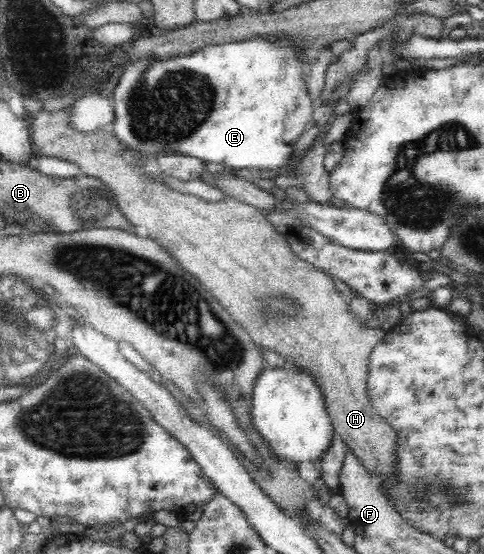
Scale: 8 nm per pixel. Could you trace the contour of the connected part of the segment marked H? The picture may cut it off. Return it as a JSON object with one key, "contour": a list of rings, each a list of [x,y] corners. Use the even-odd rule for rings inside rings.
{"contour":[[[69,107],[62,110],[55,111],[43,111],[40,110],[36,114],[31,114],[30,118],[30,129],[31,129],[31,140],[34,146],[34,150],[38,155],[43,156],[54,156],[55,158],[60,158],[61,160],[68,160],[69,162],[74,162],[79,168],[80,172],[86,174],[86,176],[93,176],[93,178],[99,178],[107,188],[113,192],[115,200],[119,210],[123,213],[123,217],[127,221],[135,226],[141,226],[147,228],[147,234],[150,239],[156,240],[157,244],[161,245],[161,249],[165,249],[165,252],[173,257],[173,260],[177,261],[181,265],[181,269],[187,270],[189,274],[197,277],[197,280],[201,282],[209,290],[209,293],[213,295],[215,300],[221,304],[221,307],[225,309],[237,323],[242,325],[244,329],[249,333],[251,340],[263,349],[269,349],[269,351],[274,352],[278,356],[281,356],[285,363],[289,366],[295,366],[302,370],[302,373],[311,375],[311,378],[315,379],[317,383],[317,388],[321,389],[321,394],[323,399],[325,399],[325,410],[329,415],[332,422],[332,427],[334,432],[337,432],[341,436],[342,441],[346,444],[346,448],[352,450],[352,453],[360,460],[360,463],[370,472],[371,476],[378,478],[379,480],[389,480],[389,476],[393,476],[393,468],[397,464],[397,459],[393,459],[393,450],[397,446],[397,435],[393,430],[393,427],[377,414],[376,408],[371,402],[371,397],[367,395],[367,376],[369,373],[369,360],[373,349],[377,346],[377,343],[381,342],[382,338],[385,336],[386,330],[371,329],[365,327],[361,320],[350,310],[350,304],[347,298],[343,297],[335,287],[332,282],[331,277],[327,273],[323,273],[318,269],[315,270],[313,266],[309,265],[307,262],[303,261],[297,254],[293,253],[293,250],[289,248],[288,241],[276,232],[276,229],[267,221],[264,214],[261,213],[260,209],[251,206],[250,204],[245,204],[239,202],[233,197],[225,197],[218,202],[205,201],[197,195],[184,195],[171,189],[167,184],[159,182],[157,178],[150,176],[149,173],[145,173],[143,169],[143,163],[139,162],[139,159],[130,160],[129,152],[126,152],[127,146],[117,139],[117,135],[110,135],[105,137],[105,133],[97,132],[85,134],[83,132],[76,131],[73,127],[69,127]],[[268,297],[281,297],[281,299],[291,299],[298,309],[294,315],[289,318],[279,317],[278,319],[269,320],[269,315],[265,313],[266,299]]]}

